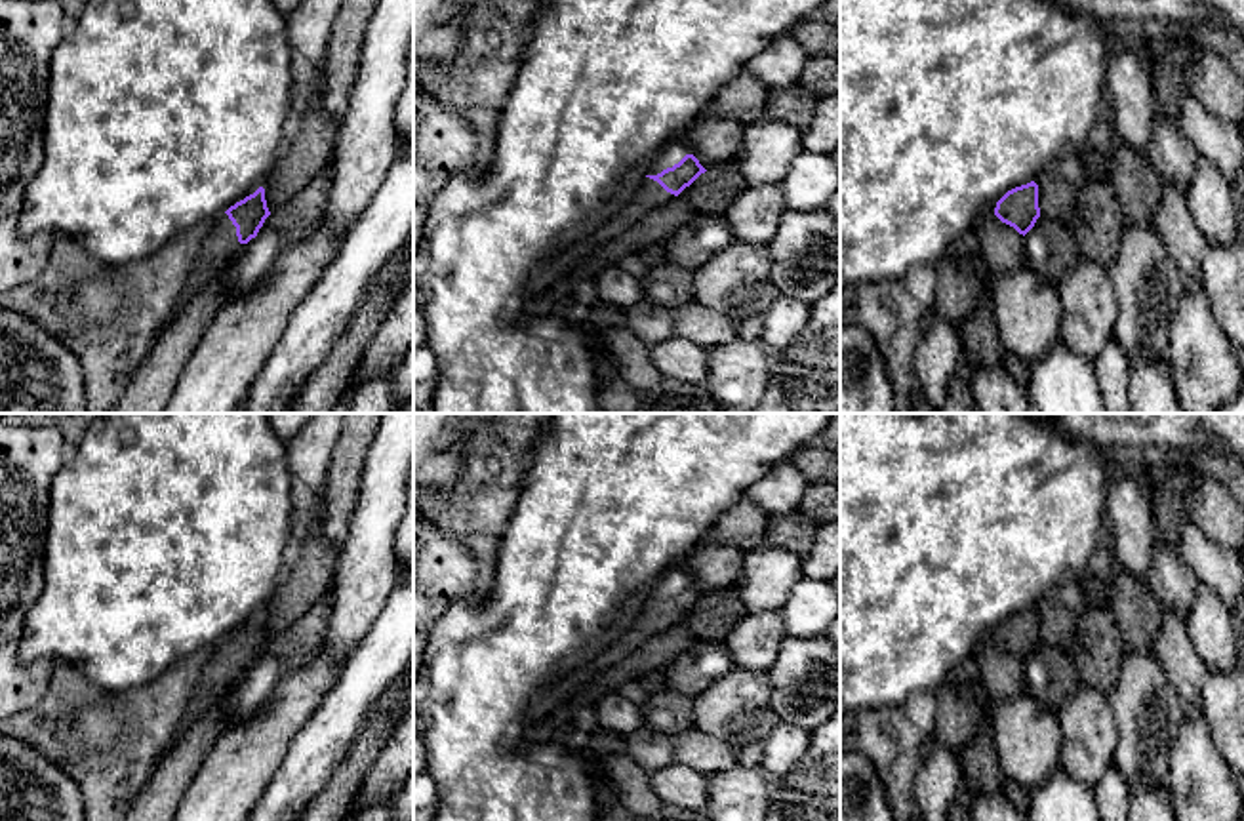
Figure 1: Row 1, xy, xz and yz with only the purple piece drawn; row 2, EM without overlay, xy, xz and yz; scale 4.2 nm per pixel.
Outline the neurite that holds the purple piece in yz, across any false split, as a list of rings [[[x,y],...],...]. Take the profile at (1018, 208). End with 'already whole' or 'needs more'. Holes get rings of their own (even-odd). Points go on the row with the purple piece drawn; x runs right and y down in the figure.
[[[1031,181],[1008,190],[996,202],[994,215],[1025,236],[1040,217],[1038,185]]]; already whole

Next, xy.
[[[259,187],[253,194],[231,206],[213,221],[181,305],[202,290],[215,270],[223,269],[234,257],[238,242],[248,244],[257,236],[269,215],[271,211],[267,208],[265,189]]]; needs more

